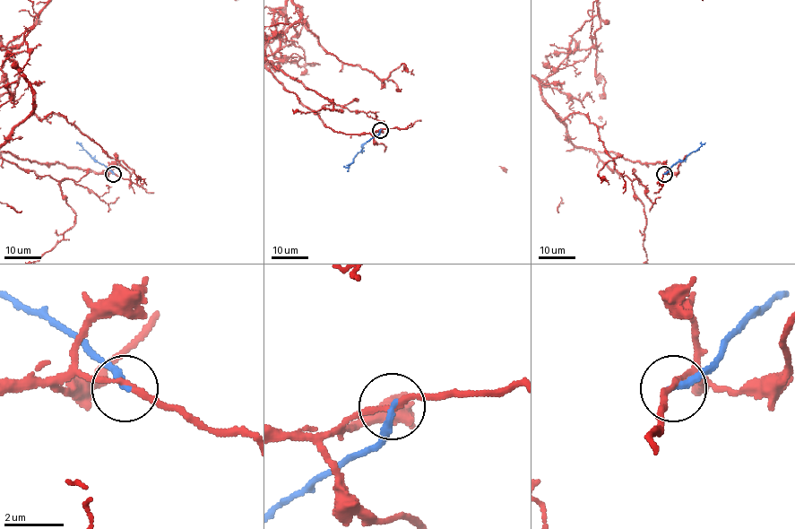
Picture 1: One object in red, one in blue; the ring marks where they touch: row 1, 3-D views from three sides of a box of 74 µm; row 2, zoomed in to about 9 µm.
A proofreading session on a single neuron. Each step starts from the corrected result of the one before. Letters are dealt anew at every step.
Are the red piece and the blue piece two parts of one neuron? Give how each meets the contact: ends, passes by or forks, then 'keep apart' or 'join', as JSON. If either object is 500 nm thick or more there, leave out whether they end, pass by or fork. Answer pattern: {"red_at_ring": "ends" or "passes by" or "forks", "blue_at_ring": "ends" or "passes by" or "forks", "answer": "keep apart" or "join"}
{"red_at_ring": "passes by", "blue_at_ring": "ends", "answer": "keep apart"}

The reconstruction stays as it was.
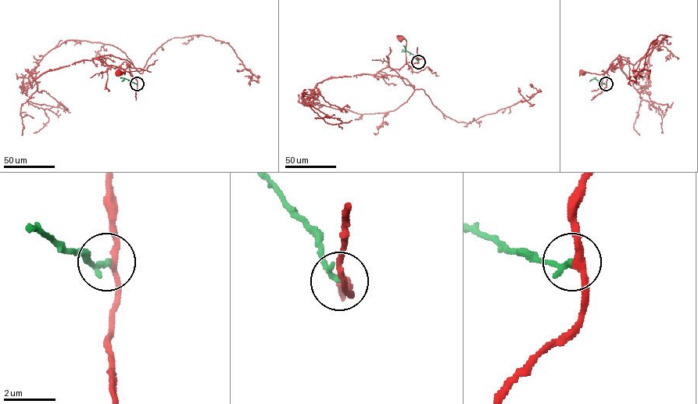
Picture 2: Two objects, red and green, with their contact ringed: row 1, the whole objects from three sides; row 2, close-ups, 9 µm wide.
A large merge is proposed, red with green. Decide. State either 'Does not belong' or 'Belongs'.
Belongs

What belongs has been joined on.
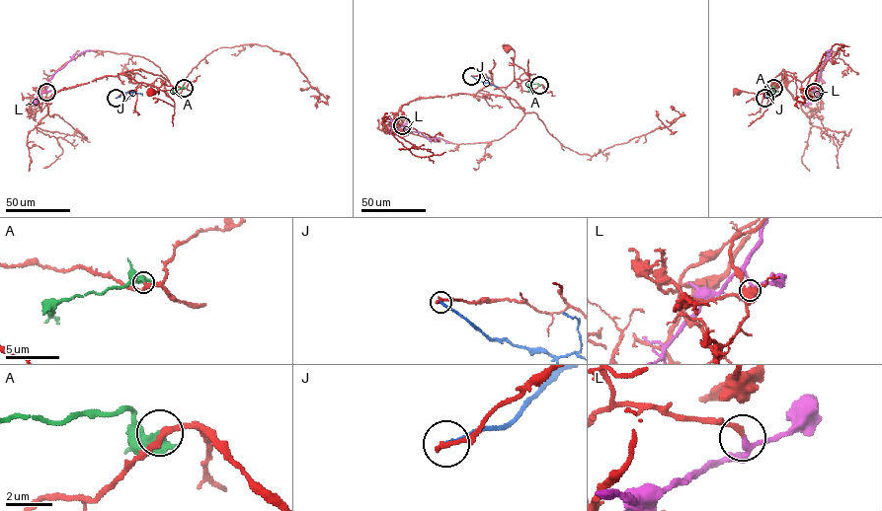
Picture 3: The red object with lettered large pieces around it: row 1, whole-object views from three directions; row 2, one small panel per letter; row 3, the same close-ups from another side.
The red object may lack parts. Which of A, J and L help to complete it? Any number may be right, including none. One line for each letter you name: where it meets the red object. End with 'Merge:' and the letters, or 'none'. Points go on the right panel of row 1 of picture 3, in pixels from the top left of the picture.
Merge: none

